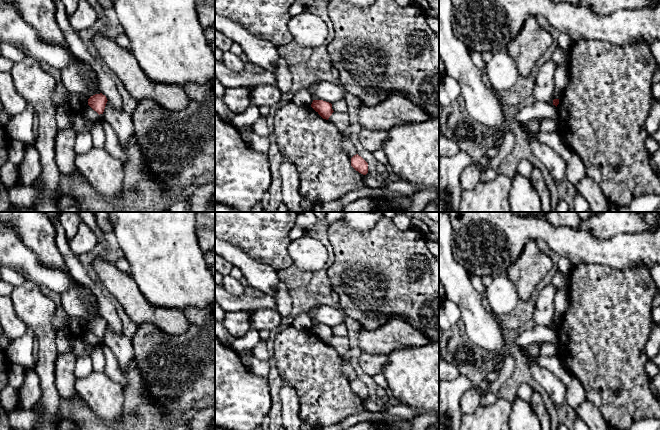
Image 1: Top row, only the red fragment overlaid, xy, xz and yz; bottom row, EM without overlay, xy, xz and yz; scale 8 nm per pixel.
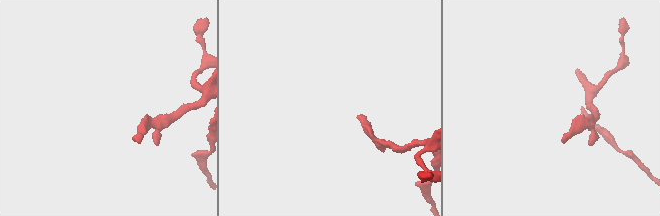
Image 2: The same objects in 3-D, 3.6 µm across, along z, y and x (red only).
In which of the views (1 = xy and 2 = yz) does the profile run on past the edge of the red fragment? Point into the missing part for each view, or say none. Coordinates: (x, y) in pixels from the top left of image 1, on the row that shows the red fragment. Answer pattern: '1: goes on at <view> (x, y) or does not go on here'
1: does not go on here
2: does not go on here

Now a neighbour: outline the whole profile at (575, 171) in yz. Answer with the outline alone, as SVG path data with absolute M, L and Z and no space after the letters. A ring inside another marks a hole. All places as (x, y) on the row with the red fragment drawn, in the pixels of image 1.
M539 131L535 133L535 137L540 142L548 145L566 161L566 179L575 188L579 181L586 175L582 160L563 142L557 132L543 133Z

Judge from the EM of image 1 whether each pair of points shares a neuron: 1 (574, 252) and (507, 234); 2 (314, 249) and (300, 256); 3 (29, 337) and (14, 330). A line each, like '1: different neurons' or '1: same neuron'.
1: same neuron
2: same neuron
3: different neurons

